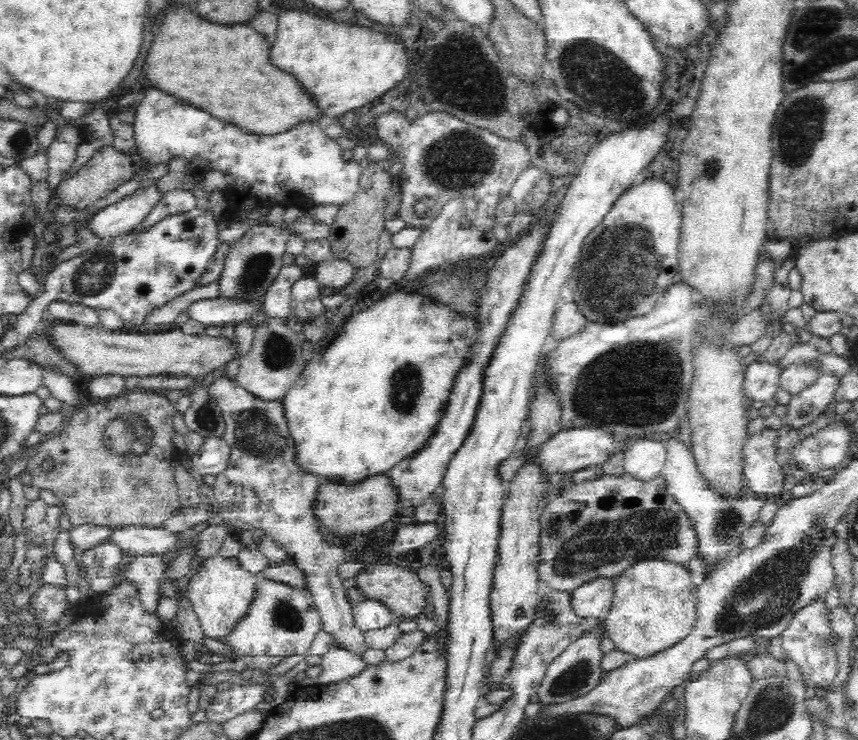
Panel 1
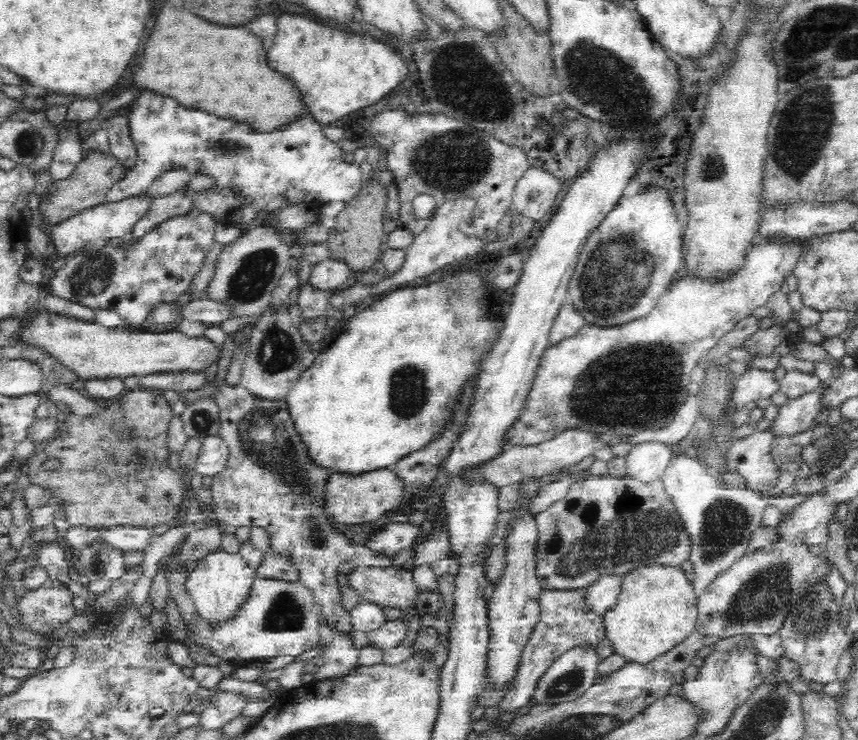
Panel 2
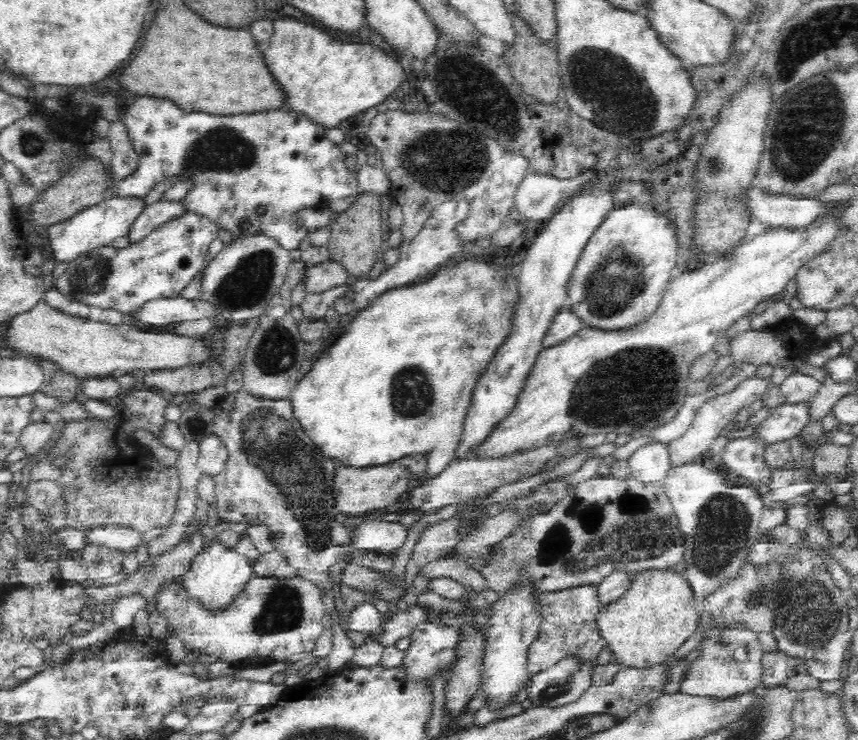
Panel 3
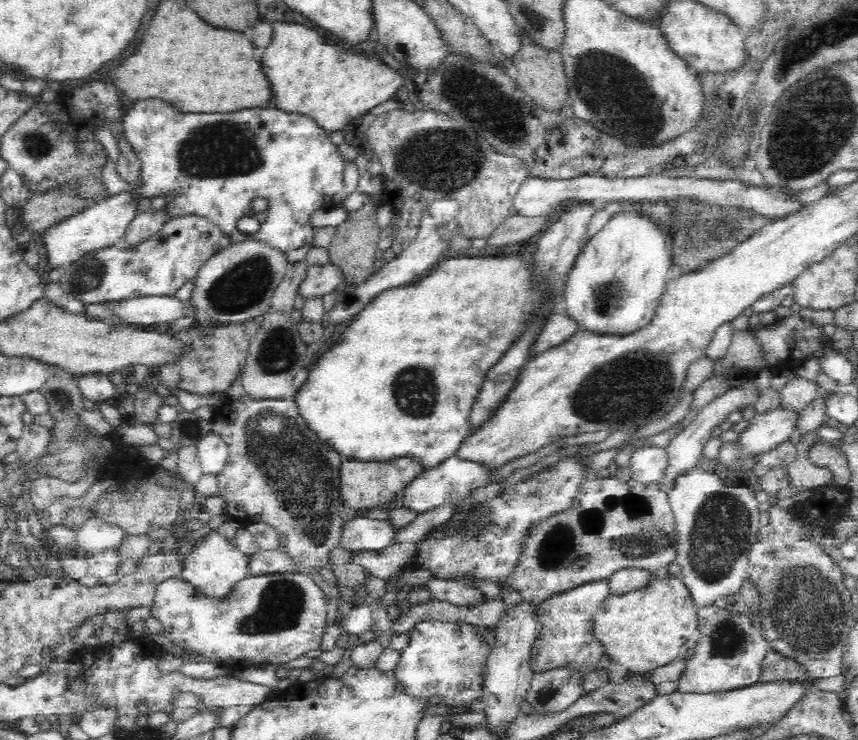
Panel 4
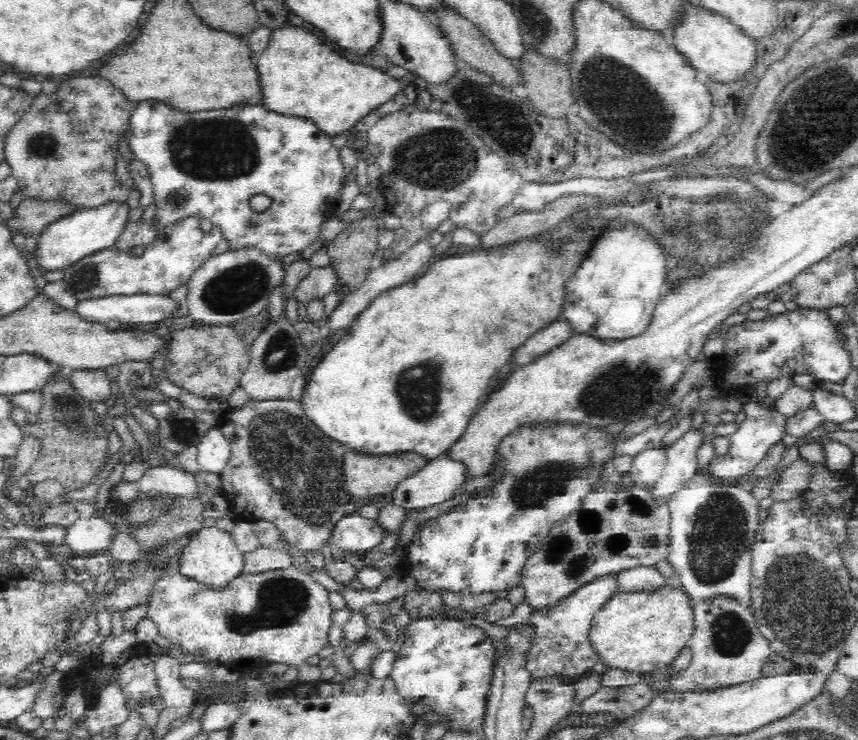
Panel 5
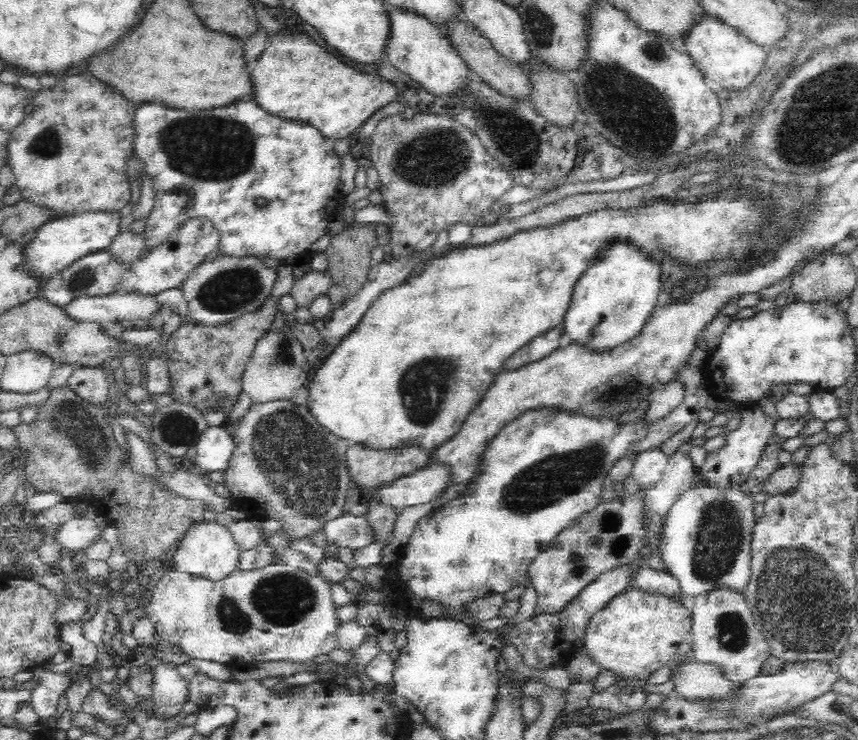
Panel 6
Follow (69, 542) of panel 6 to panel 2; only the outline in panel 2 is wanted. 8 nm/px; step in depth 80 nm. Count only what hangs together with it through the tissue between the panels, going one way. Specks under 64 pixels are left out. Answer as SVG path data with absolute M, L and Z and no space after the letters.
M116 526L103 530L100 542L110 544L123 553L145 552L154 538L152 530L148 528Z

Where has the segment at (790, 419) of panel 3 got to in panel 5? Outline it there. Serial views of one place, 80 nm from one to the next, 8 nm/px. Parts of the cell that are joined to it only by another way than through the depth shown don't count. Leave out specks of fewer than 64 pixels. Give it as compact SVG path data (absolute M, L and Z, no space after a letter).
M751 403L744 405L742 410L746 413L746 420L742 422L737 431L729 438L730 451L727 456L712 458L705 473L722 484L735 484L740 476L751 474L764 456L784 438L787 434L789 417L781 414L774 407L766 408L764 405Z

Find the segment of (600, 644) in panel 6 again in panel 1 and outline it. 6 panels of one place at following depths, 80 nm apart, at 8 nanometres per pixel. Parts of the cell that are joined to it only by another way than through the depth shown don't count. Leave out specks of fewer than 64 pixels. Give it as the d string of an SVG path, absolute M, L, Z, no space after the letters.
M660 557L639 560L615 577L613 586L612 604L604 616L604 629L607 636L613 640L616 649L639 659L670 648L670 645L676 644L690 634L695 623L697 590L690 579L690 572L682 565Z

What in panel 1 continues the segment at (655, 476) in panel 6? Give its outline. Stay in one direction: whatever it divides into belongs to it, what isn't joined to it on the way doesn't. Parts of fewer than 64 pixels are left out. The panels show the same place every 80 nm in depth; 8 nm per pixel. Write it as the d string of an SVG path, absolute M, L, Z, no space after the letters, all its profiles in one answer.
M658 437L633 441L623 454L625 473L643 481L660 474L666 460L666 449Z

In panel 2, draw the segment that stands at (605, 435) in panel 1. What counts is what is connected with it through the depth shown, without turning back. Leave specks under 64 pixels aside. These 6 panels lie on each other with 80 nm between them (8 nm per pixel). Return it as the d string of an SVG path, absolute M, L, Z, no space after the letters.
M569 429L559 433L558 436L552 437L550 440L542 441L534 446L511 446L506 449L501 456L498 456L494 461L485 465L482 469L472 473L466 473L468 476L465 476L465 478L488 479L496 484L498 488L502 488L503 486L512 486L512 484L516 484L525 476L540 478L541 476L550 475L552 472L566 470L566 468L570 469L581 460L590 458L590 456L606 463L613 458L610 446L608 446L606 442L602 442L600 436L598 436L596 432Z

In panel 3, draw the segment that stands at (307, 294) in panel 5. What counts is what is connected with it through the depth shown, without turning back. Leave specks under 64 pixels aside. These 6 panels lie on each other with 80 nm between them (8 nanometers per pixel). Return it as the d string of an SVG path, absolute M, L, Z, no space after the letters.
M330 260L306 269L304 287L306 293L321 293L349 281L349 274L344 265Z

